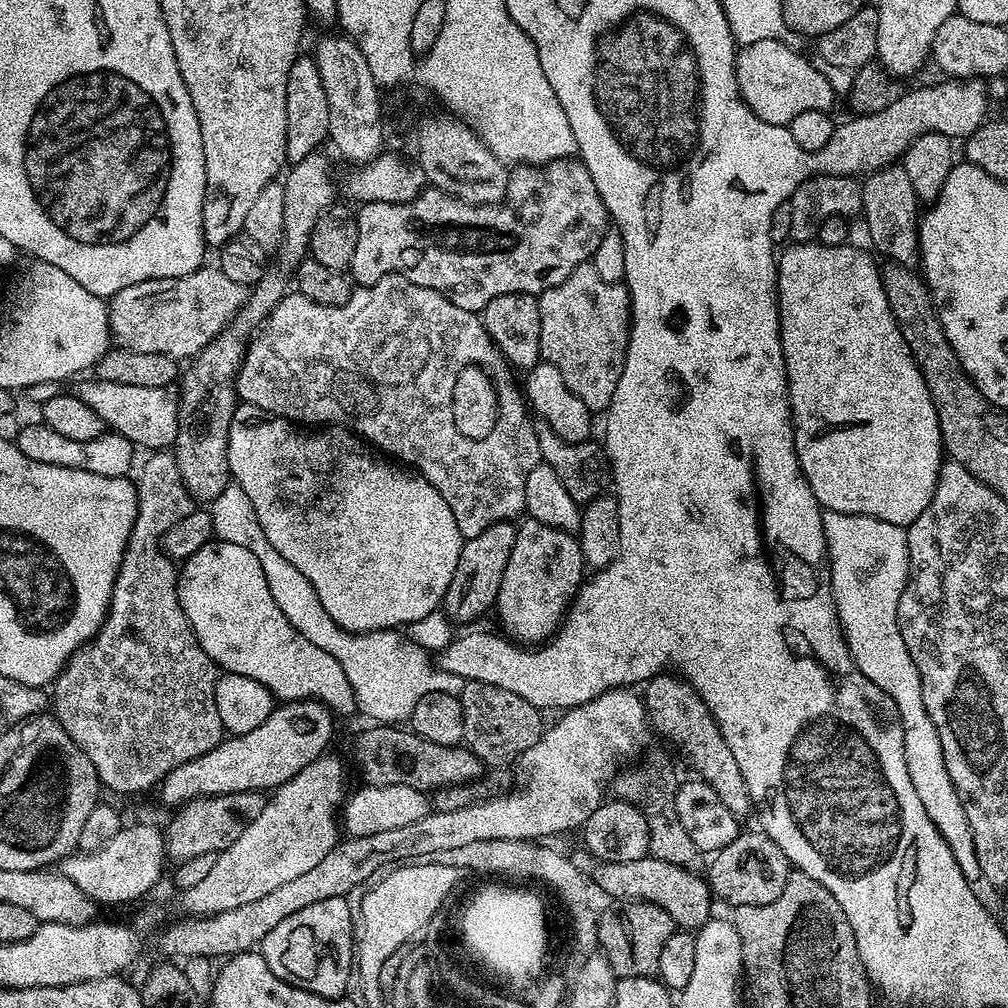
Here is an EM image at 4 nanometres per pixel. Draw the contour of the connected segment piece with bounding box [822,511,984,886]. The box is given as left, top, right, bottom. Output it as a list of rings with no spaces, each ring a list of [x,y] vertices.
[[[829,511],[822,515],[822,526],[826,563],[830,566],[832,579],[832,603],[840,619],[840,631],[848,643],[848,655],[856,663],[856,669],[894,702],[898,723],[904,731],[904,771],[910,774],[912,789],[918,793],[920,810],[928,815],[930,822],[934,822],[944,844],[950,846],[952,860],[958,862],[960,875],[966,878],[968,885],[976,886],[984,880],[984,875],[982,866],[978,866],[978,854],[974,852],[974,834],[970,830],[970,822],[966,822],[966,810],[962,810],[962,802],[958,802],[958,790],[954,790],[954,782],[950,782],[950,770],[946,770],[946,758],[942,754],[942,738],[938,738],[938,730],[934,730],[934,722],[930,722],[930,714],[926,714],[918,666],[914,666],[914,658],[910,658],[910,650],[906,650],[906,642],[902,642],[902,630],[898,626],[898,602],[908,581],[907,531],[899,524],[882,522],[876,516]]]

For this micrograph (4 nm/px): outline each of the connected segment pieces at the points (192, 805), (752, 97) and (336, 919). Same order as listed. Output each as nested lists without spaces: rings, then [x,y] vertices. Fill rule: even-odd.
[[[235,792],[234,794],[222,794],[221,796],[200,796],[196,800],[189,800],[175,809],[176,817],[169,822],[164,832],[164,846],[166,856],[172,860],[196,860],[199,856],[211,857],[213,854],[225,852],[234,841],[241,836],[242,830],[262,814],[266,796],[264,792]]]
[[[767,40],[754,42],[741,47],[736,54],[736,90],[739,99],[743,100],[744,107],[749,108],[754,116],[760,119],[761,124],[788,125],[791,120],[798,118],[805,110],[822,110],[828,112],[831,104],[838,100],[836,91],[826,82],[826,78],[816,69],[815,63],[807,60],[800,52],[791,48],[791,43],[783,40]]]
[[[345,897],[326,898],[326,902],[314,902],[314,906],[306,906],[306,910],[298,910],[298,914],[290,914],[286,922],[278,922],[270,934],[266,934],[262,945],[262,954],[266,958],[266,966],[278,974],[286,982],[298,986],[307,992],[325,996],[334,1000],[345,995],[348,979],[354,976],[354,908],[348,905]]]

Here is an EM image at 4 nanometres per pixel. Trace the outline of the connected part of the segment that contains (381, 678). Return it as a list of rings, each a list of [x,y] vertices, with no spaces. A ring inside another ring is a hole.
[[[397,629],[348,632],[344,636],[344,660],[339,665],[350,682],[357,711],[381,725],[407,723],[419,699],[426,694],[444,692],[459,696],[467,684],[464,677],[436,667],[429,651]]]

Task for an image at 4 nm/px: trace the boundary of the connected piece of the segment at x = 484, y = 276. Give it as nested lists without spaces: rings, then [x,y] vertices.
[[[569,158],[567,160],[552,160],[549,164],[543,166],[520,166],[515,169],[508,177],[508,189],[505,190],[502,202],[494,204],[467,204],[456,199],[455,196],[447,194],[445,191],[428,186],[424,188],[419,196],[407,201],[404,204],[391,204],[390,202],[374,202],[373,204],[364,202],[359,205],[355,213],[356,229],[358,230],[358,242],[354,250],[350,276],[357,285],[367,286],[378,282],[383,276],[404,276],[410,282],[418,286],[426,286],[438,294],[442,294],[454,306],[462,306],[462,310],[467,312],[483,313],[484,308],[491,300],[498,298],[502,294],[522,294],[530,292],[539,294],[550,290],[550,286],[558,286],[558,282],[566,282],[570,274],[579,264],[589,263],[592,255],[602,246],[602,238],[610,230],[610,217],[598,190],[594,186],[594,178],[590,178],[590,170],[578,158]]]

